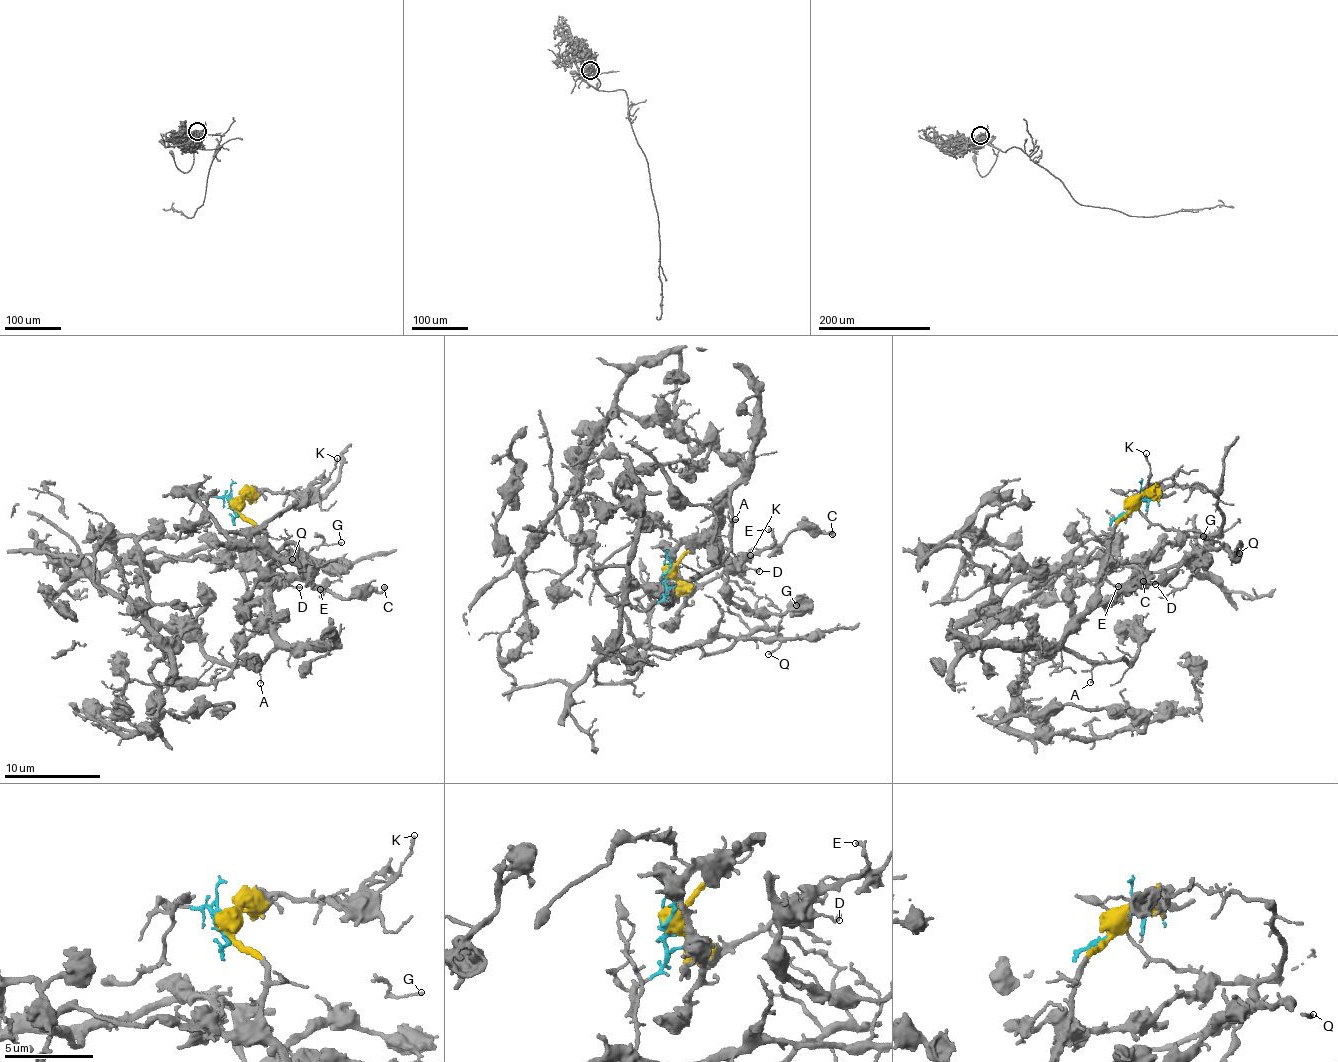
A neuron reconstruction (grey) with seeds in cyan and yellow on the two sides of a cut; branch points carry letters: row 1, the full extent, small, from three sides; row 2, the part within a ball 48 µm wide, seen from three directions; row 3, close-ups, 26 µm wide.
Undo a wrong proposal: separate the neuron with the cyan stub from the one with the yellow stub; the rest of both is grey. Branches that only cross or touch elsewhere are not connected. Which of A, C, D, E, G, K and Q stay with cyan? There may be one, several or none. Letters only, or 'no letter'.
G, Q

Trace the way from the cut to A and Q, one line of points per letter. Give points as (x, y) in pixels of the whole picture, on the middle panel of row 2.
A: (668, 574), (670, 566), (711, 528), (717, 528), (730, 488), (733, 517), (730, 521), (736, 518)
Q: (665, 574), (646, 607), (640, 576), (646, 661), (602, 682), (595, 667), (621, 650), (773, 638), (768, 654)

